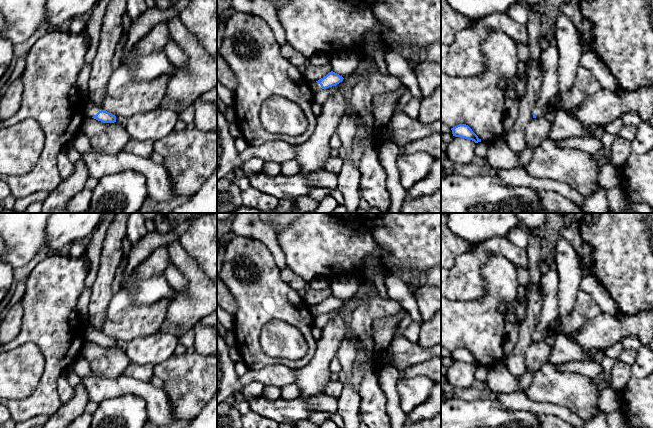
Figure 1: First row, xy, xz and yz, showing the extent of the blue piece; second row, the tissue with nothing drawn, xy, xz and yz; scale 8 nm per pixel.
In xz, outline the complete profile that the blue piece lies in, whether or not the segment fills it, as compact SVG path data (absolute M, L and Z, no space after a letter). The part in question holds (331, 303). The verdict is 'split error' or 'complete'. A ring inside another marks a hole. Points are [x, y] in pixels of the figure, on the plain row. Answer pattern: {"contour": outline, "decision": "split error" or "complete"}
{"contour": "M331 295L323 302L319 303L316 306L310 306L310 311L312 312L313 316L316 317L321 313L326 313L332 310L336 310L340 306L343 305L343 301L339 298Z", "decision": "split error"}

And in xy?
{"contour": "M88 321L85 322L85 339L86 341L92 341L103 347L114 347L116 346L116 340L97 332L94 328L91 327Z", "decision": "split error"}

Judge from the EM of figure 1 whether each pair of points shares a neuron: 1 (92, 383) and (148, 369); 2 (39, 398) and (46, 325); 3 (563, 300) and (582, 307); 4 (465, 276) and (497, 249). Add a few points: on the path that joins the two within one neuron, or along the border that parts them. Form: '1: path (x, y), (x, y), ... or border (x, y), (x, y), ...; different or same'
1: border (124, 373), (148, 382); different
2: path (49, 380), (50, 343); same
3: border (580, 288), (573, 308); different
4: path (470, 267), (488, 249); same

